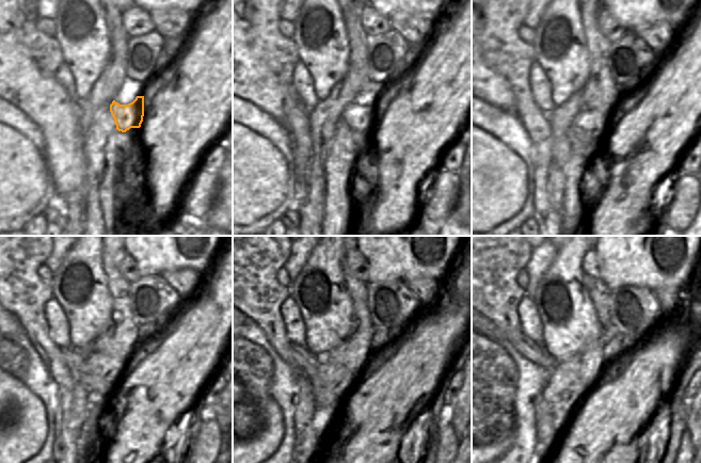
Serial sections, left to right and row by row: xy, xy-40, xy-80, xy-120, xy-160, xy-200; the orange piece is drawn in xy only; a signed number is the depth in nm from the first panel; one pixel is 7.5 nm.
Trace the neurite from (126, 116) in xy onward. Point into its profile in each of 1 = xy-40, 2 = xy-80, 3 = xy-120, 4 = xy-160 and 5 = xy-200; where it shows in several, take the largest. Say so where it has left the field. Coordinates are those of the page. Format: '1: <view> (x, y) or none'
1: xy-40 (360, 118)
2: xy-80 (590, 123)
3: xy-120 (99, 372)
4: xy-160 (338, 371)
5: xy-200 (572, 378)

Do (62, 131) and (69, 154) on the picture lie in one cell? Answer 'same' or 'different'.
same

